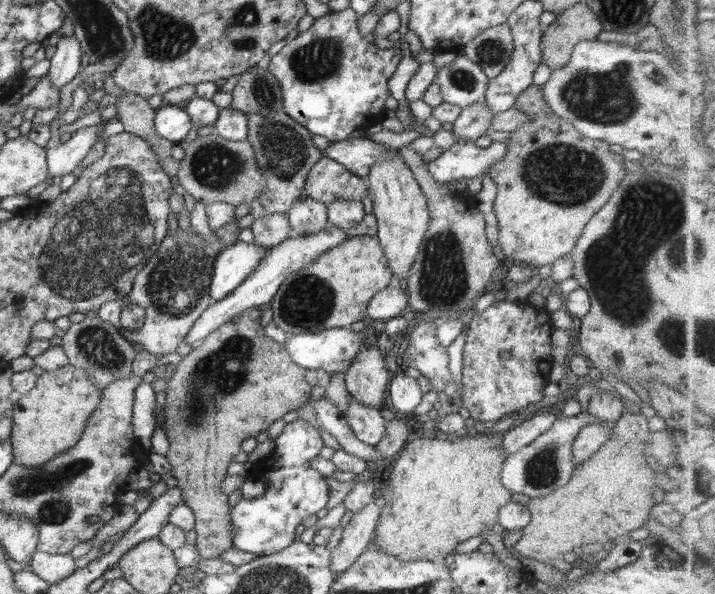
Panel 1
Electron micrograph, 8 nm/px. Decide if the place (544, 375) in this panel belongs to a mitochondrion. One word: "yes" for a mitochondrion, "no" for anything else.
no

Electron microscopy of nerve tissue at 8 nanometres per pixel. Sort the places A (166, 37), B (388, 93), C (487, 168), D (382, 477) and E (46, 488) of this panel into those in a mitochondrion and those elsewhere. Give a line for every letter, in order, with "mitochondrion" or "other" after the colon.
A: mitochondrion
B: other
C: other
D: other
E: mitochondrion

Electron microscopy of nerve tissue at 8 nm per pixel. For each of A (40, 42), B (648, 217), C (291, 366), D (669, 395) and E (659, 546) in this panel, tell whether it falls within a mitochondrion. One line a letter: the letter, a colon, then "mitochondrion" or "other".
A: other
B: mitochondrion
C: other
D: other
E: other

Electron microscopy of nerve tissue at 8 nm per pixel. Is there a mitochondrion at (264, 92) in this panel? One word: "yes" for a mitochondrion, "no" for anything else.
yes

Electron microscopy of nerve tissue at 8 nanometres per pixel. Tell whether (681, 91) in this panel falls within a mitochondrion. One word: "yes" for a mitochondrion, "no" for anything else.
no

